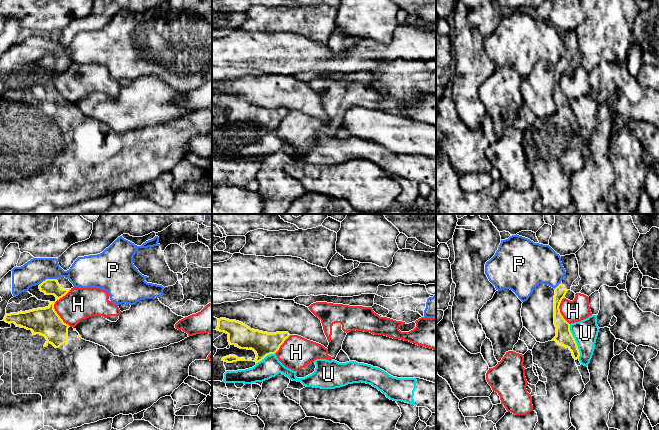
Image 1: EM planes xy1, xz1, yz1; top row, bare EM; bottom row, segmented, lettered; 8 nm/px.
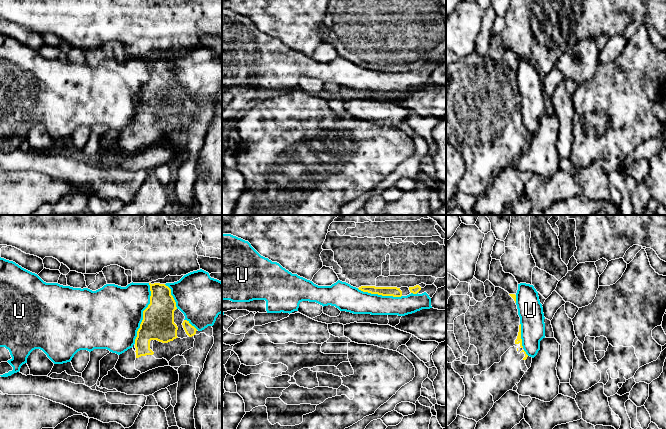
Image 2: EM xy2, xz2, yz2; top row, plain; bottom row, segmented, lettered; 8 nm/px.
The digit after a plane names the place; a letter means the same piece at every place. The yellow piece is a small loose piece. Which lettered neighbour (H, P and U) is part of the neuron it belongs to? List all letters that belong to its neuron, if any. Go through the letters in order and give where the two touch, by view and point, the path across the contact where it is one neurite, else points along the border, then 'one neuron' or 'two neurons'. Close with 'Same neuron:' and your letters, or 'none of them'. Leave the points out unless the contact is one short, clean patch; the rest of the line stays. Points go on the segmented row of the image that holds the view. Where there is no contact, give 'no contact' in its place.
H: xy1 (53, 307) | two neurons
P: xy1 (48, 279) | along xy1 (56, 278), (46, 278), (40, 284) | two neurons
U: xy2 (143, 313) | two neurons
Same neuron: none of them

